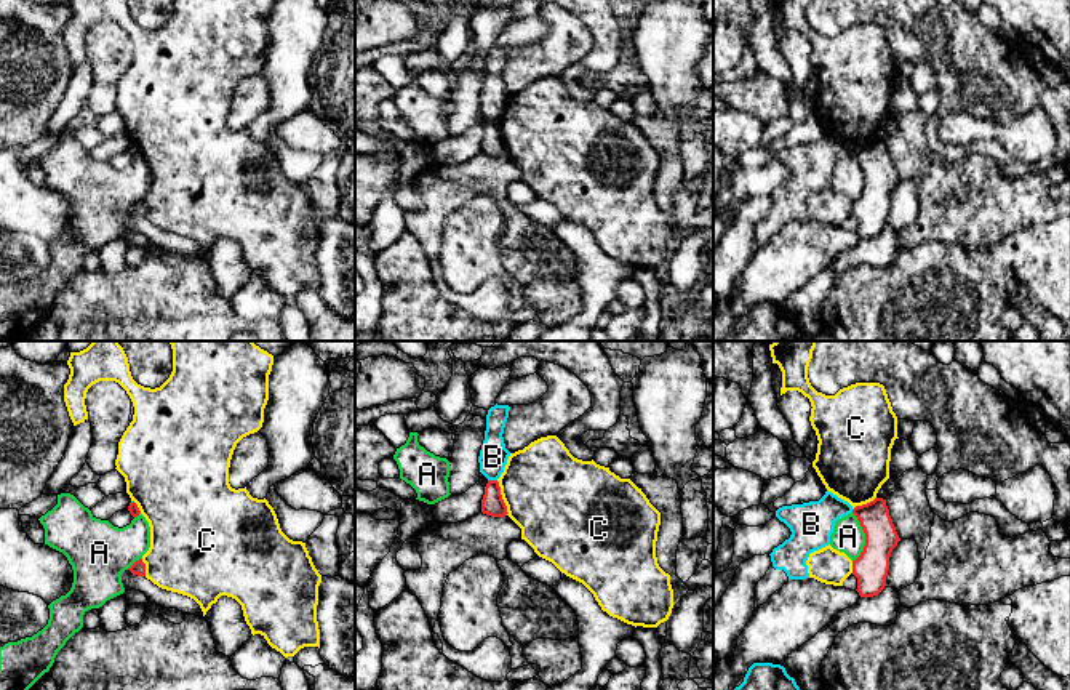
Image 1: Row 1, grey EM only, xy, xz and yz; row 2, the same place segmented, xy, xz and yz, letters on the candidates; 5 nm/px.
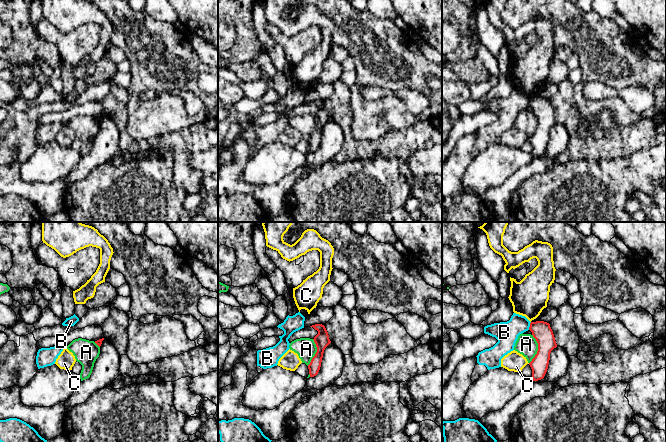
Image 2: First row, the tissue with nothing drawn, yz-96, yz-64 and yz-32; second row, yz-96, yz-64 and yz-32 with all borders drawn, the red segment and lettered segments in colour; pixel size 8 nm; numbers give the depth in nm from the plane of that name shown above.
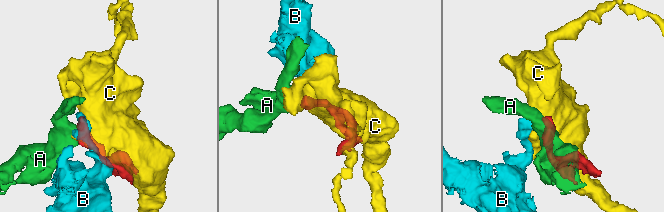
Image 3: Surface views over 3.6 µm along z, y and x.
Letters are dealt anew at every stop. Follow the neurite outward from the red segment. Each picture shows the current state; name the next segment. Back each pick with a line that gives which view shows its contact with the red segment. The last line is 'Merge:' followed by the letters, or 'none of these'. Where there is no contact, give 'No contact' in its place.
Merge: none of these

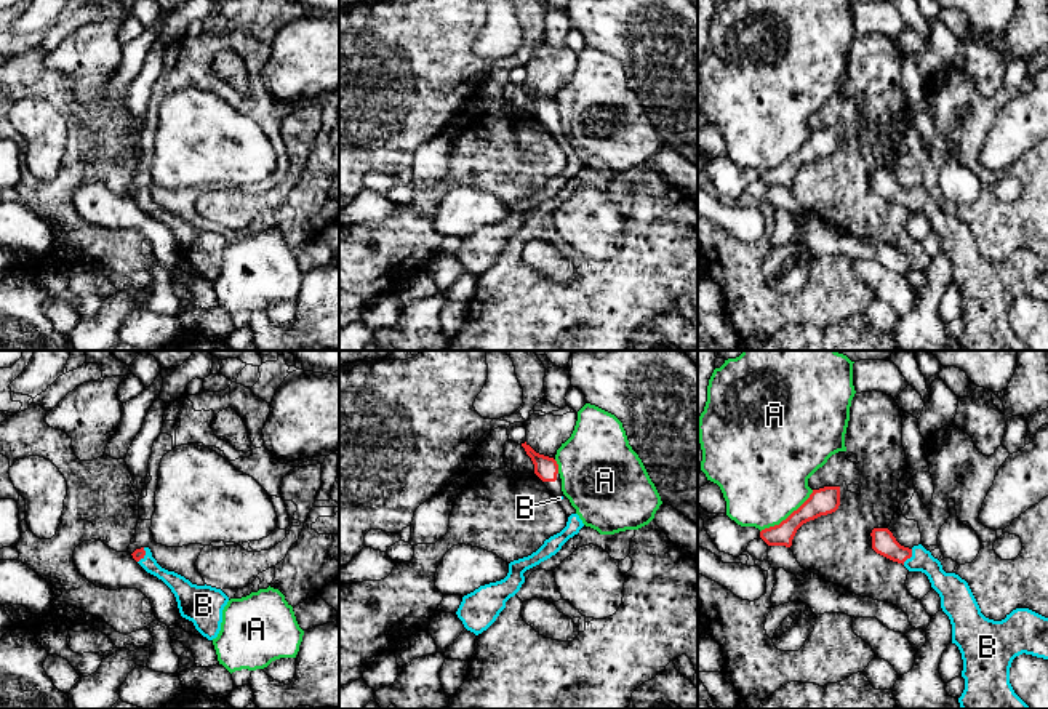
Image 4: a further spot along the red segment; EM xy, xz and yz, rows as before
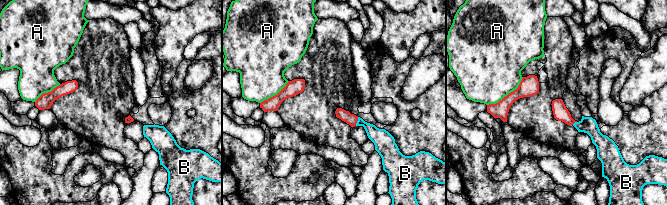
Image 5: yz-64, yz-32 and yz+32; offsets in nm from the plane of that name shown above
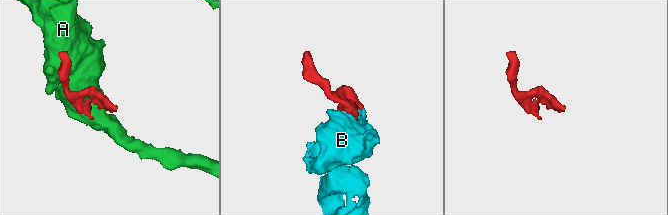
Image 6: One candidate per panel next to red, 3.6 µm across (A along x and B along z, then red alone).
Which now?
B: Touches red in yz
Merge: B

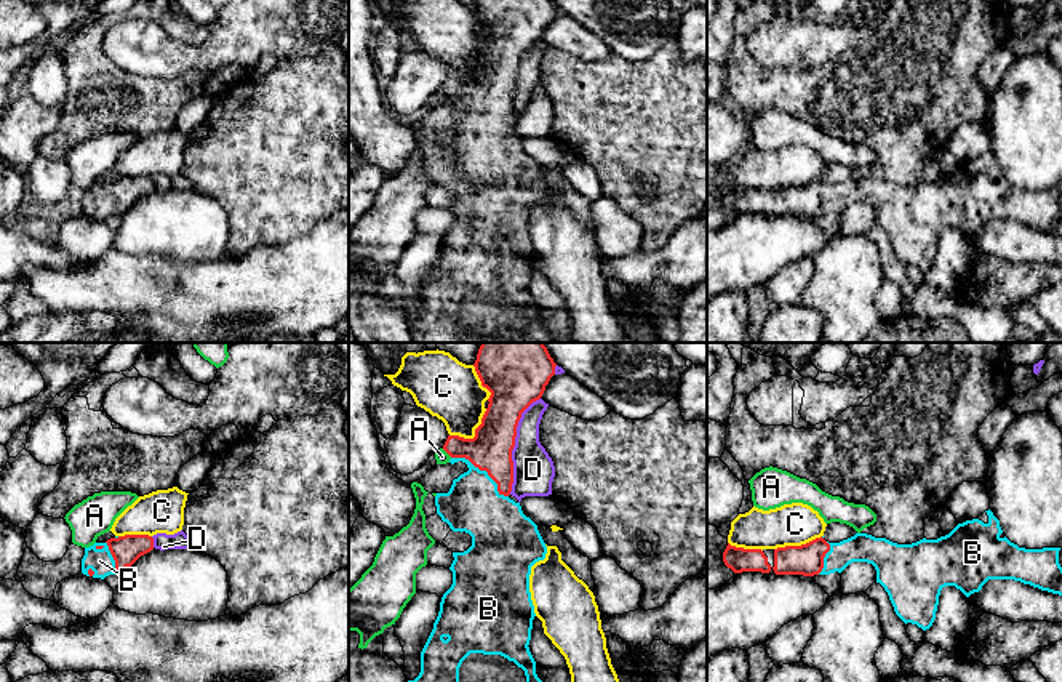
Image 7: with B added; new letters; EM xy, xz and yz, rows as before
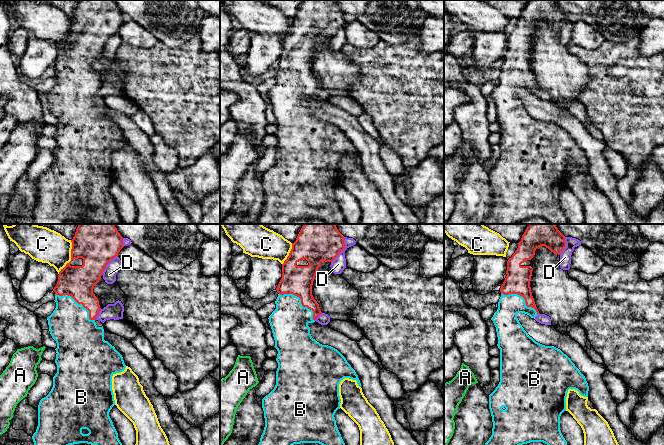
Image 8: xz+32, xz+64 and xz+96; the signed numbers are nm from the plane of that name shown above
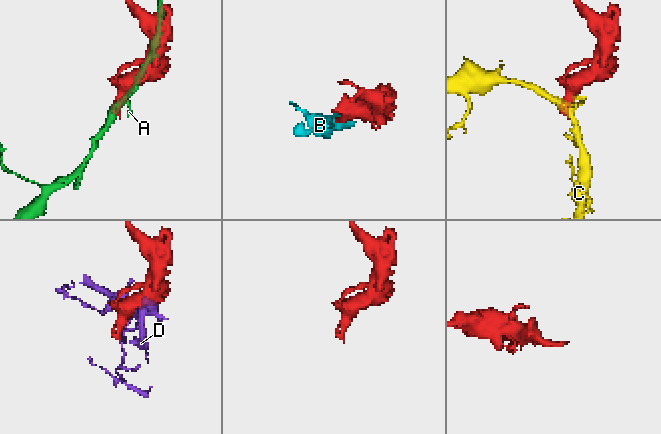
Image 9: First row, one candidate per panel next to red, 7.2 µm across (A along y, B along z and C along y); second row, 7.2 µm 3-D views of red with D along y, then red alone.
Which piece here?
B: Touches red in xz
Merge: B

